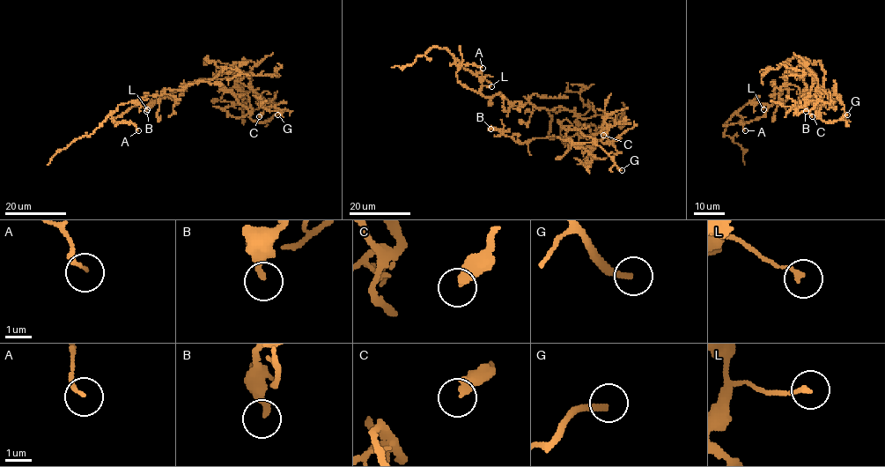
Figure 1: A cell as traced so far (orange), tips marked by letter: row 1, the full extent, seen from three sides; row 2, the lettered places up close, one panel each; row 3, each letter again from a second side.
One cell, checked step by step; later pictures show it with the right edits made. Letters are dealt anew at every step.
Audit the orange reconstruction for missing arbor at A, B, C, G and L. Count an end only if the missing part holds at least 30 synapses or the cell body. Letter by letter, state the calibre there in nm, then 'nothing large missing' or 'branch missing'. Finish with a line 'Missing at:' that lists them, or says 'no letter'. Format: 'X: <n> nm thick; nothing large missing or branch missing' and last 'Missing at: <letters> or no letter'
A: 130 nm thick; nothing large missing
B: 240 nm thick; nothing large missing
C: 300 nm thick; nothing large missing
G: 240 nm thick; branch missing
L: 170 nm thick; nothing large missing
Missing at: G

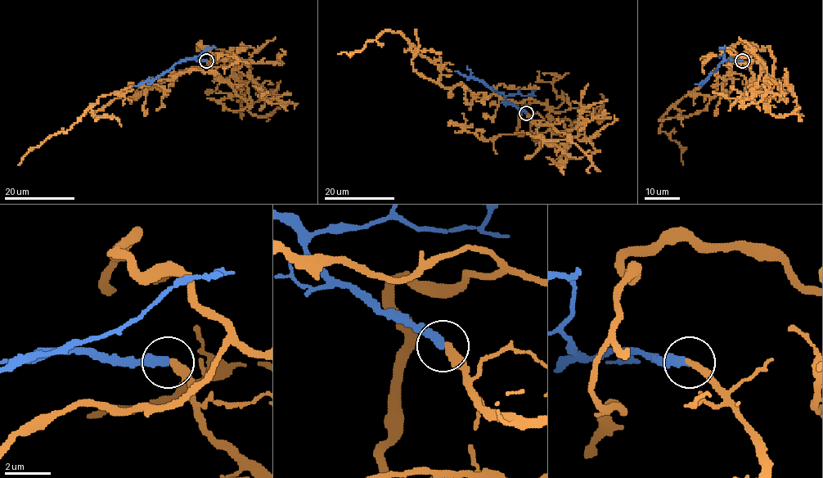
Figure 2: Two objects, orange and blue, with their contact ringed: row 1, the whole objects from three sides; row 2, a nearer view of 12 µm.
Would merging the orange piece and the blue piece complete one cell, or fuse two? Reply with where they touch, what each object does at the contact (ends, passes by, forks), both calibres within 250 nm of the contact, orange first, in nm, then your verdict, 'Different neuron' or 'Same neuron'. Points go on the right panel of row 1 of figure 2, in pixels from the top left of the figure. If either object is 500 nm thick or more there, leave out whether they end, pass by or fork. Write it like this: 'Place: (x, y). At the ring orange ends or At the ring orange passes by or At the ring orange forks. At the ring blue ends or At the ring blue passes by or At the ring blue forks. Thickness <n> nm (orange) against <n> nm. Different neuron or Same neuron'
Place: (742, 60). At the ring orange ends. At the ring blue ends. Thickness 340 nm (orange) against 360 nm. Same neuron

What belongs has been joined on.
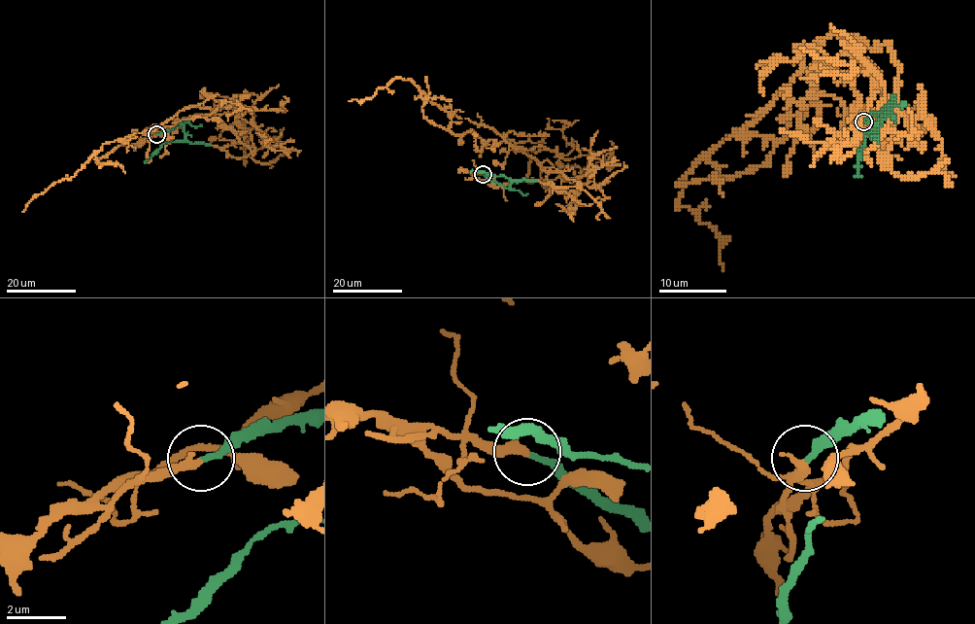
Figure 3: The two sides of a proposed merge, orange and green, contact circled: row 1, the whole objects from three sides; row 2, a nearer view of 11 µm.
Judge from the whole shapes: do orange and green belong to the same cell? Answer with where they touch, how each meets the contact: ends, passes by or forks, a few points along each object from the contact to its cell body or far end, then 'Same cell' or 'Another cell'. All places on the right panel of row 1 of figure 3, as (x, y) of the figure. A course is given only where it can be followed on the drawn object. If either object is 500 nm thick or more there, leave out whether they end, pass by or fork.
Place: (863, 121). At the ring orange ends. At the ring green ends. Course of orange: (863, 121), (889, 99), (838, 53), (760, 165), (725, 179), (700, 160), (677, 207), (722, 239), (722, 271). Course of green: (863, 121), (890, 99), (889, 113), (874, 135), (868, 131), (865, 138), (857, 168), (862, 177). Same cell

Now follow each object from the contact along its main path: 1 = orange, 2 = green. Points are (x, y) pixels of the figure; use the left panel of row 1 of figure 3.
1: (155, 134), (233, 101), (178, 125), (133, 134), (96, 162), (102, 163), (93, 155), (21, 212)
2: (156, 134), (181, 122), (184, 136), (183, 141), (164, 143), (145, 163)

